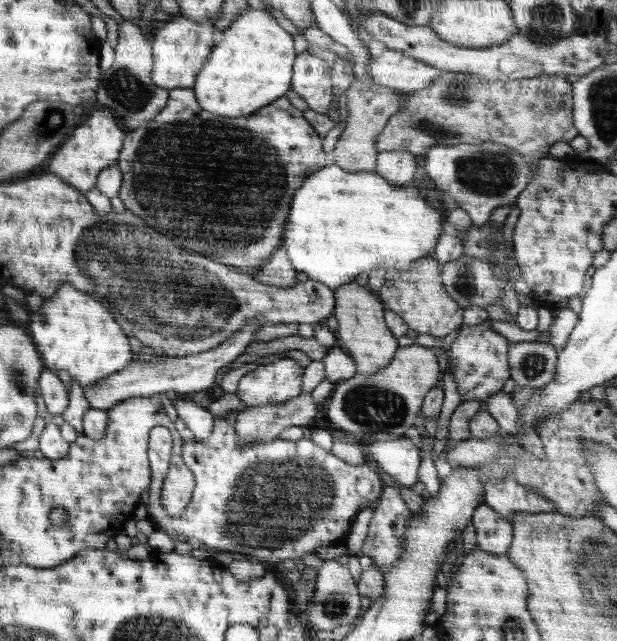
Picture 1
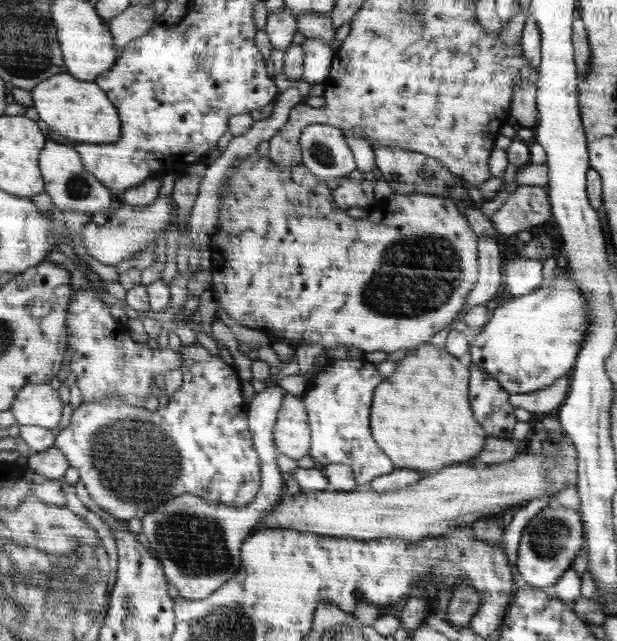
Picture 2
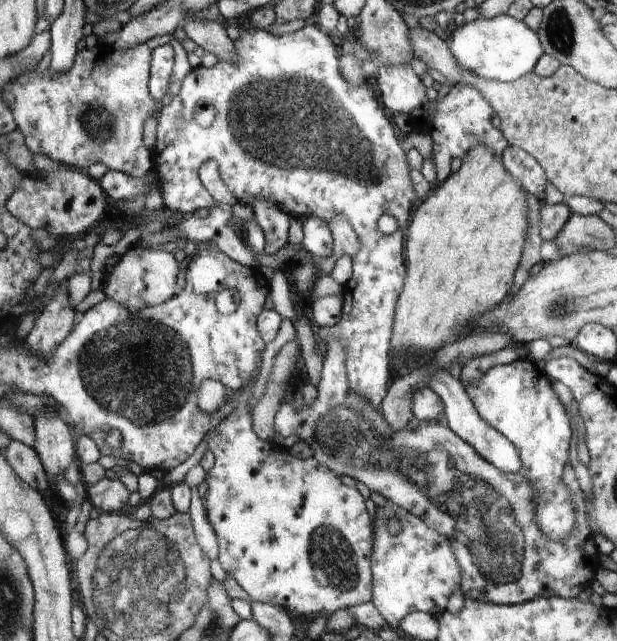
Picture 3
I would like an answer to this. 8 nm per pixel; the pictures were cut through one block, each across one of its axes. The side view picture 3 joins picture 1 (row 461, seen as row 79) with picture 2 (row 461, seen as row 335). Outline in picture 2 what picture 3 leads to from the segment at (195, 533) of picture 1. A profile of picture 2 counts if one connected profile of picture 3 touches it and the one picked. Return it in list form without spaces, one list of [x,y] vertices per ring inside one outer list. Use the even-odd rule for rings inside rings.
[[[337,360],[324,365],[318,377],[308,381],[302,397],[313,426],[310,456],[325,466],[332,463],[351,466],[359,488],[367,487],[374,478],[394,471],[390,458],[370,436],[372,394],[385,377],[375,363],[366,360]]]

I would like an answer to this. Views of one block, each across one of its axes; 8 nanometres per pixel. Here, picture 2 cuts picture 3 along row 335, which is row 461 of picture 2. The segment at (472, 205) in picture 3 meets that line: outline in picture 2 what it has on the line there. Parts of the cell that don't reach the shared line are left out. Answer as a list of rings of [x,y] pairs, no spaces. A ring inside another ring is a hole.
[[[430,343],[420,345],[399,360],[398,370],[385,380],[382,386],[378,386],[378,394],[373,396],[374,438],[378,438],[378,446],[394,458],[396,466],[412,468],[424,475],[432,474],[454,462],[464,463],[484,448],[487,434],[474,420],[468,400],[468,368],[460,364],[458,357]]]

